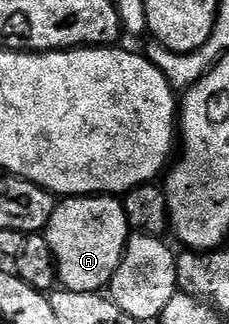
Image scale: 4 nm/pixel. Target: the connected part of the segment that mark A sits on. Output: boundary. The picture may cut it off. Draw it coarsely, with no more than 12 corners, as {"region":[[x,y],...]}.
{"region":[[114,195],[60,199],[45,229],[60,285],[106,289],[133,229]]}

